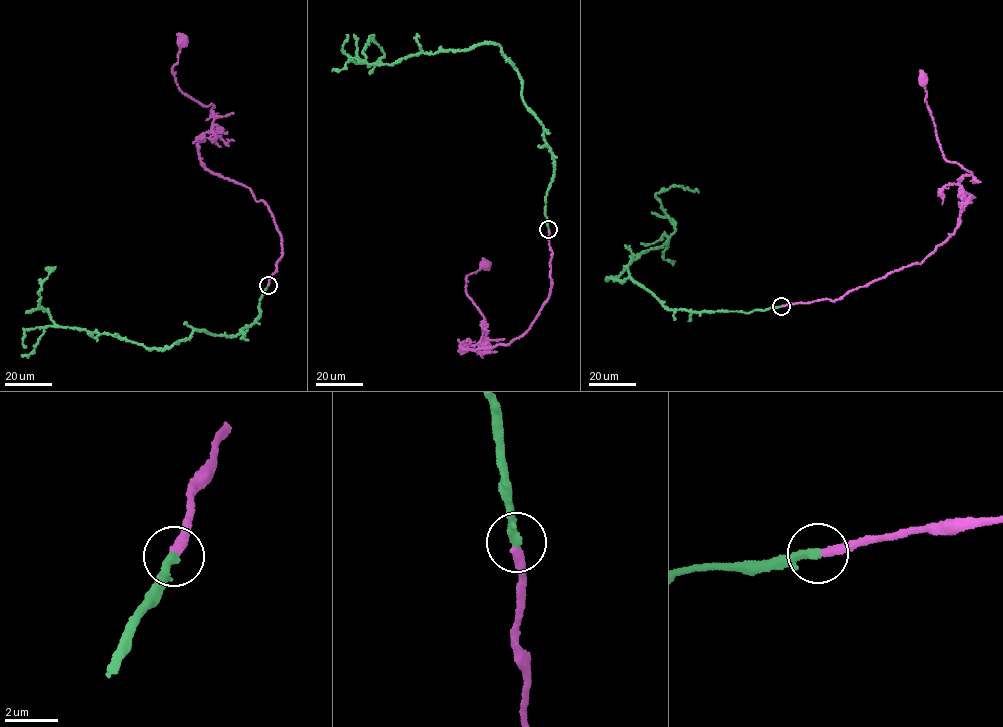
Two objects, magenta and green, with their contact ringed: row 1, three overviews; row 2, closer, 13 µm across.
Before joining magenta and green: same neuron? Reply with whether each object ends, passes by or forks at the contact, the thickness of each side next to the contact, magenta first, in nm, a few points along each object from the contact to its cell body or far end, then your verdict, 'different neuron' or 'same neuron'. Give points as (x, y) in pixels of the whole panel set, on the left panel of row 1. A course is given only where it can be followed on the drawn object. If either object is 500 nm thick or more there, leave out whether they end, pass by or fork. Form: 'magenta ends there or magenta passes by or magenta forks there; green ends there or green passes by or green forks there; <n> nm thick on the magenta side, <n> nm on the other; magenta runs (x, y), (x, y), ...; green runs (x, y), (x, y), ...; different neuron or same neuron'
magenta ends there; green ends there; 300 nm thick on the magenta side, 340 nm on the other; magenta runs (268, 285), (281, 235), (263, 201), (202, 162), (214, 106), (179, 88), (182, 41); green runs (268, 285), (257, 319), (238, 334), (195, 330), (149, 349), (57, 326), (39, 306), (55, 268), (46, 270); same neuron

